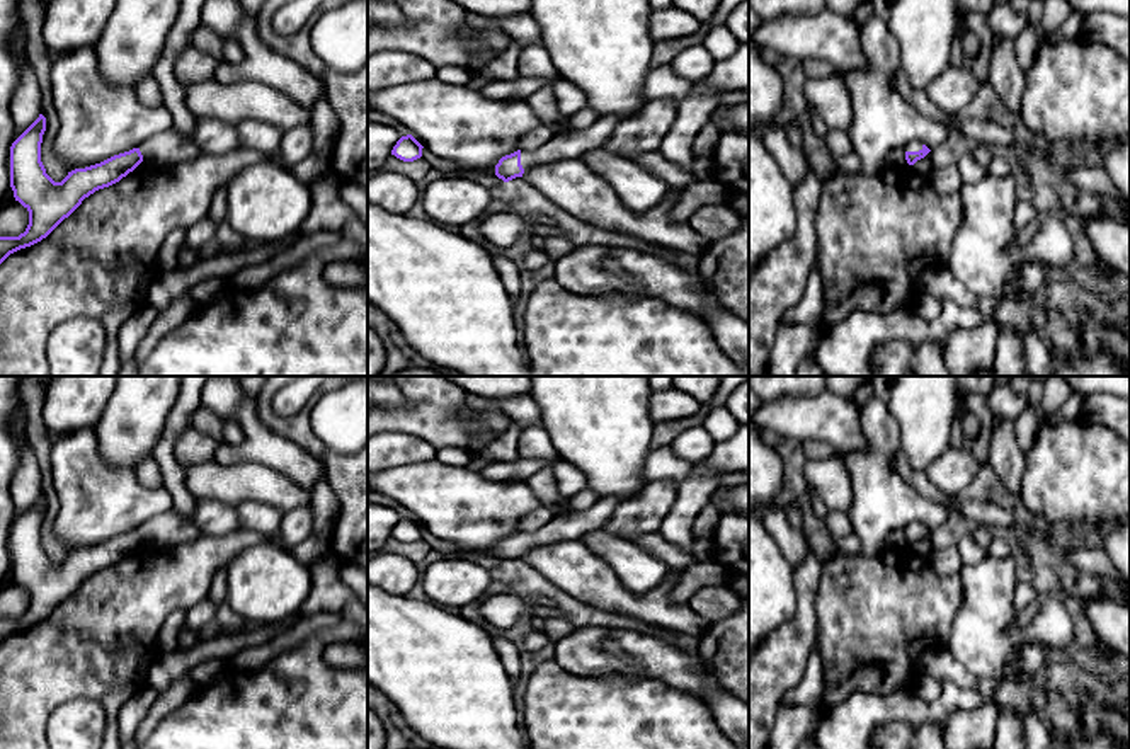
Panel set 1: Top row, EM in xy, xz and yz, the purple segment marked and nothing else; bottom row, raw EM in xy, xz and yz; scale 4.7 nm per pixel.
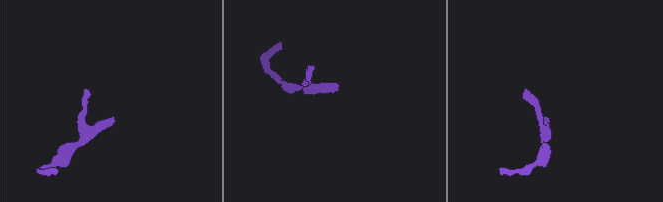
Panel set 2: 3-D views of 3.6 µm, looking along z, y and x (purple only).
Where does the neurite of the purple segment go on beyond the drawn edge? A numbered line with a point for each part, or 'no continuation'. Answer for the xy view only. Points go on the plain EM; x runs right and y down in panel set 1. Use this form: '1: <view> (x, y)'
1: xy (165, 531)

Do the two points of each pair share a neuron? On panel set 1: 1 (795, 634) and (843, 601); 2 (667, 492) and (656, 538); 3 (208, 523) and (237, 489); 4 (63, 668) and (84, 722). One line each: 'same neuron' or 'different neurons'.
1: different neurons
2: different neurons
3: different neurons
4: different neurons

